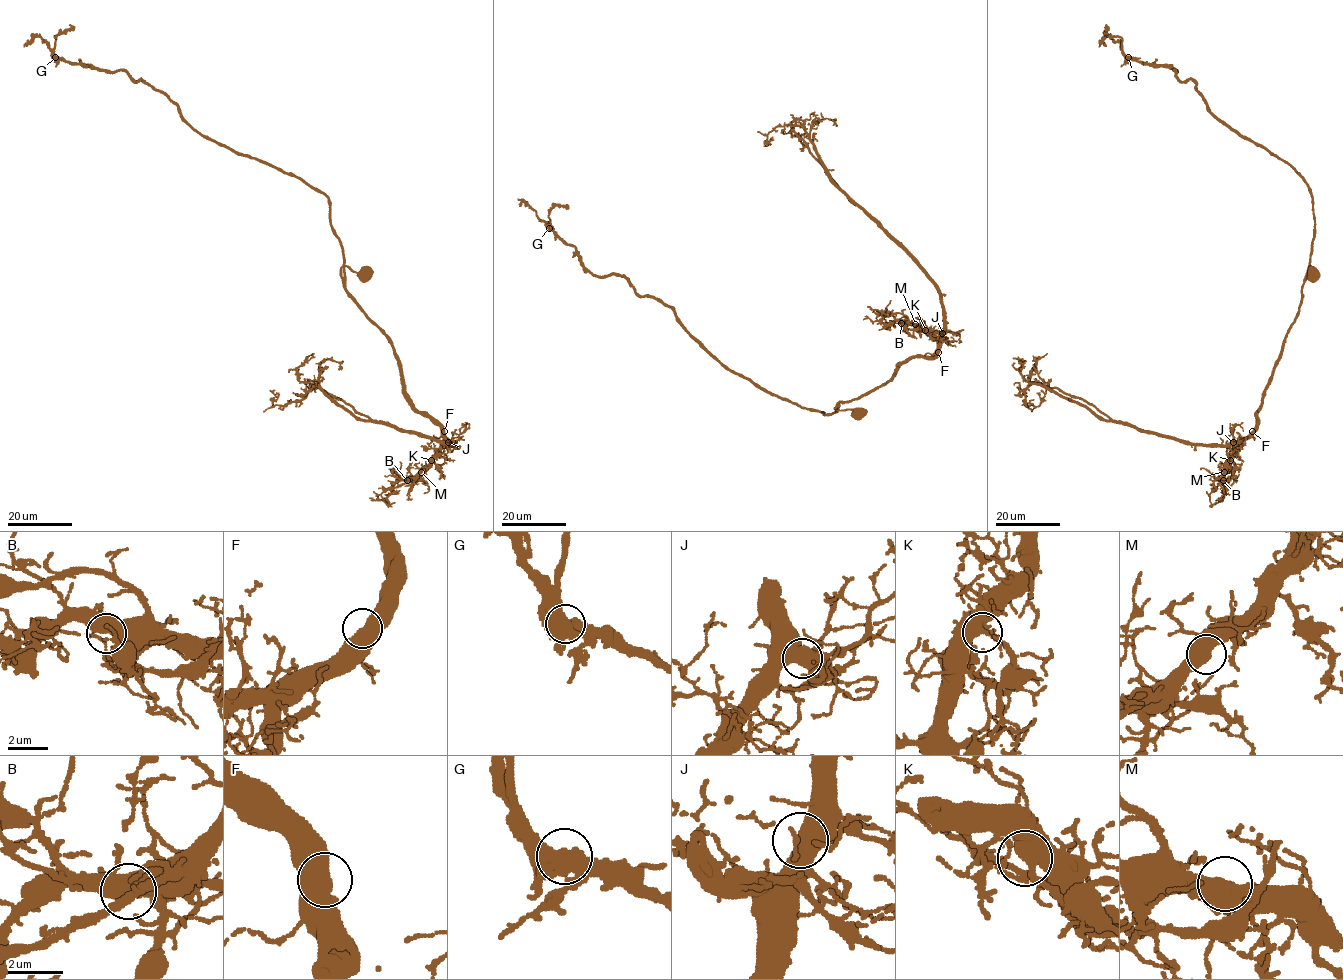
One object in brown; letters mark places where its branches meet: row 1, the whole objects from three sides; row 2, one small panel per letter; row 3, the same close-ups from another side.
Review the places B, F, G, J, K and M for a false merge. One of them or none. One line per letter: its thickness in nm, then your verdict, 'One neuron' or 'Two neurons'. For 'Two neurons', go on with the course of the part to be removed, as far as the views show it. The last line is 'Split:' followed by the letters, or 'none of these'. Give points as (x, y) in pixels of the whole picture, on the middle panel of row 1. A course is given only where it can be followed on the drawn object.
B: Thickness 600 nm. One neuron
F: Thickness 650 nm. One neuron
G: Thickness 550 nm. One neuron
J: Thickness 600 nm. One neuron
K: Thickness 600 nm. One neuron
M: Thickness 550 nm. One neuron
Split: none of these

